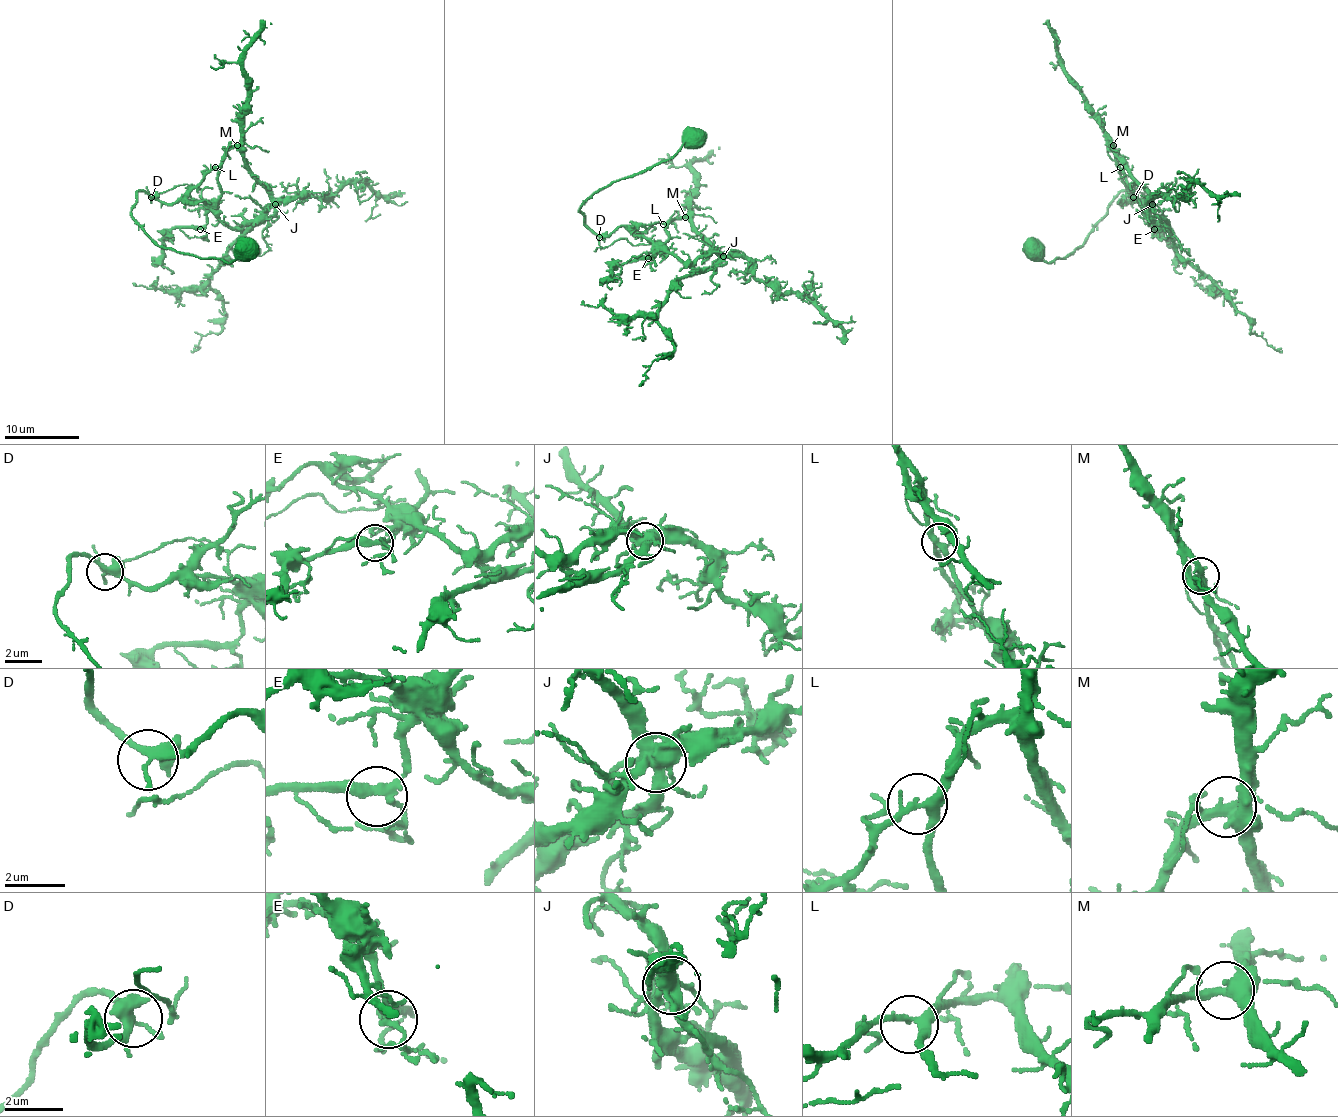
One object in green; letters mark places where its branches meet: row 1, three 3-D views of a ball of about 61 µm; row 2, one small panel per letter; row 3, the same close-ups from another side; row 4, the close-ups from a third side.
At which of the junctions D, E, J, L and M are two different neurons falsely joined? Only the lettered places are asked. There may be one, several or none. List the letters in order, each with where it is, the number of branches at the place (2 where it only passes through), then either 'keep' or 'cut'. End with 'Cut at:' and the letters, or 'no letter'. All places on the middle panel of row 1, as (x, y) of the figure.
D: (599, 237) | 3 | keep
E: (648, 258) | 3 | keep
J: (723, 256) | 6 | cut
L: (663, 224) | 3 | keep
M: (685, 217) | 5 | keep
Cut at: J

